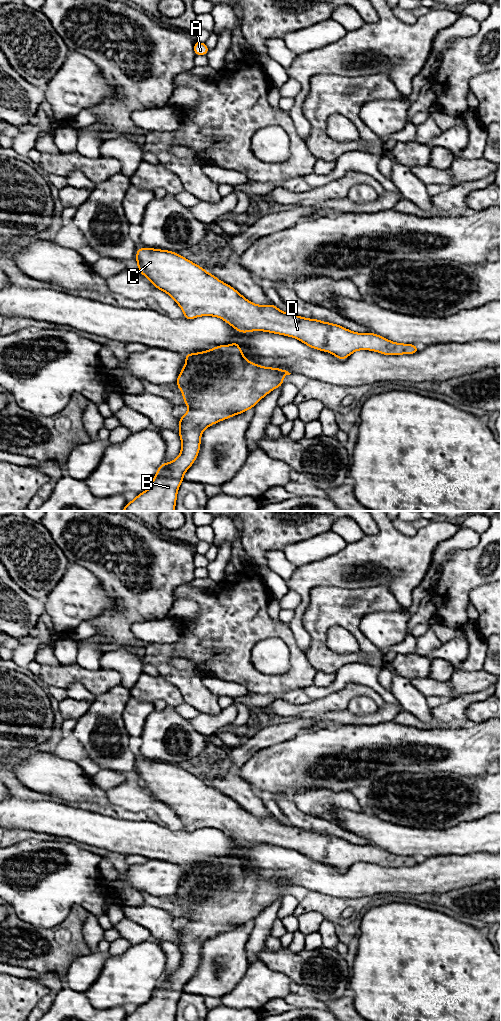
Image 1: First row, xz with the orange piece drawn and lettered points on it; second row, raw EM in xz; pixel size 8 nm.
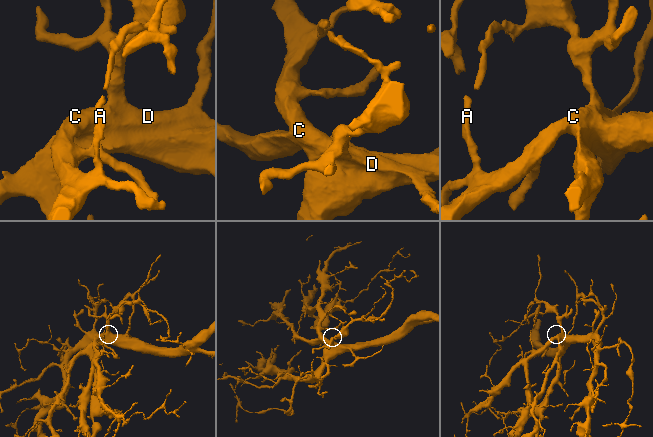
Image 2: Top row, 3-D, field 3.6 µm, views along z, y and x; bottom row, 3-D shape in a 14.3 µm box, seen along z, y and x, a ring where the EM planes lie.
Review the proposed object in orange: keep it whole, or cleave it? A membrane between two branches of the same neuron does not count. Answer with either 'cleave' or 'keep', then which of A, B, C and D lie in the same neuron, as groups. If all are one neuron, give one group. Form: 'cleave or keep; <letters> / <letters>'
keep; A B C D

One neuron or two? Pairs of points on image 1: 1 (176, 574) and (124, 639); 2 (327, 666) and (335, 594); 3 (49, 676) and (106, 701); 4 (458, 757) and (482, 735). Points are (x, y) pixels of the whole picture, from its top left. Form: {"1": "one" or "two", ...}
{"1": "one", "2": "one", "3": "two", "4": "one"}

